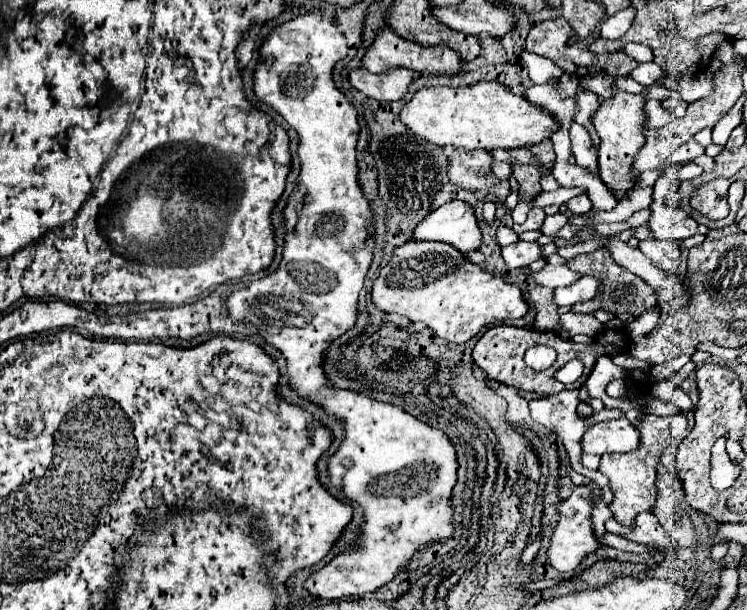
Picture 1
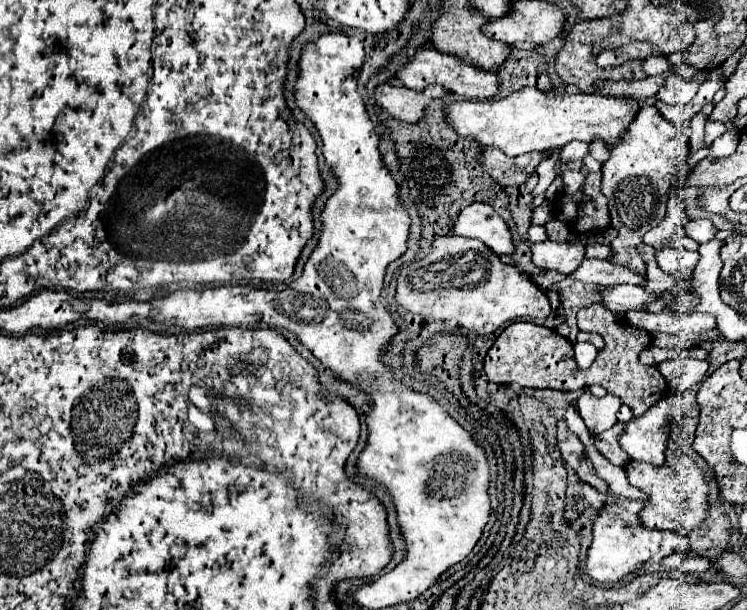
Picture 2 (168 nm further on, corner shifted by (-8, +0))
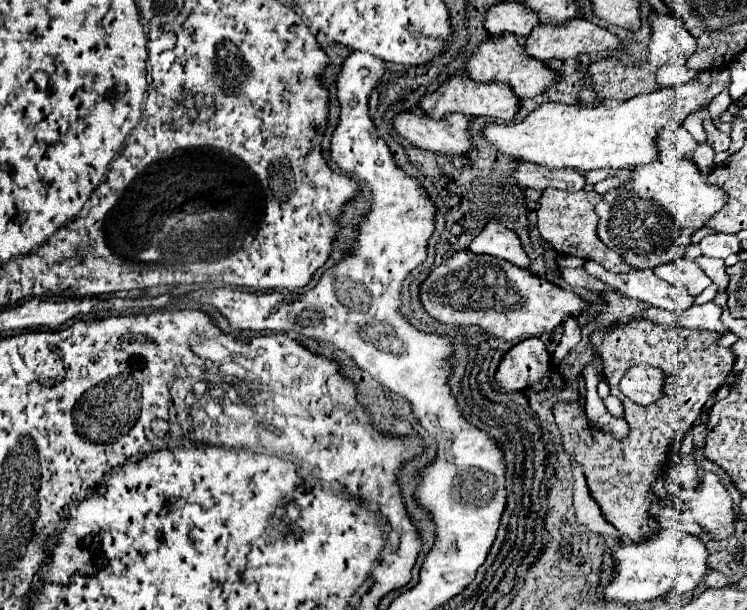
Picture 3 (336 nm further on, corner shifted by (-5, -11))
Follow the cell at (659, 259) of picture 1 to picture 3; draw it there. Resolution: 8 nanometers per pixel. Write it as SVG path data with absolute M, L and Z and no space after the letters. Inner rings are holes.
M687 258L657 266L655 274L673 286L679 286L679 284L685 286L689 290L689 294L693 294L693 296L701 294L711 284L707 274L693 260L687 260Z

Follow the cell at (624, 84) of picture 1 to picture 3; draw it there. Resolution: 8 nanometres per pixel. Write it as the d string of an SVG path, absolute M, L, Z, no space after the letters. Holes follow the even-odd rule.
M699 144L697 150L695 150L695 156L693 156L693 162L695 162L695 166L697 166L703 174L707 174L707 172L711 172L711 168L715 168L713 158L715 158L713 148L707 146L707 144Z

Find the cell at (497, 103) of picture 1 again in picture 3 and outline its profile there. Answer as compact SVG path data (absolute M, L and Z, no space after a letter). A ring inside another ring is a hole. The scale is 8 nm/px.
M719 68L711 72L711 84L705 86L699 80L675 86L675 88L661 88L651 94L639 94L633 100L627 102L615 102L611 104L599 104L599 106L569 106L559 102L545 102L535 112L531 112L523 122L515 124L489 124L485 128L485 138L503 154L513 156L517 160L525 160L537 166L545 166L549 170L553 168L573 168L573 170L595 170L595 168L637 168L643 164L649 164L657 158L657 136L661 130L675 130L679 124L685 122L685 118L703 106L707 106L719 92L727 90L731 84L731 74L727 68Z

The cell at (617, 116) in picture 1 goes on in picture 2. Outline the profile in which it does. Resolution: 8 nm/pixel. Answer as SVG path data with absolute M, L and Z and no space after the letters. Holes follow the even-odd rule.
M642 105L634 123L630 123L622 135L622 141L610 147L610 159L602 165L602 193L608 197L612 227L618 229L618 239L612 243L616 255L608 257L608 261L614 261L634 273L642 273L642 277L646 275L646 263L636 251L636 243L642 243L644 233L664 219L672 183L676 187L684 187L684 179L670 179L670 175L688 173L688 155L688 137L664 119L656 107Z

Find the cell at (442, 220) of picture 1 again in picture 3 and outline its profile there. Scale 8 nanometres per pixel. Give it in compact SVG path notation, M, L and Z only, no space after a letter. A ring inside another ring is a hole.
M489 222L485 230L471 242L469 250L473 254L489 254L509 260L519 268L527 268L531 264L527 252L521 246L519 236L499 222Z

